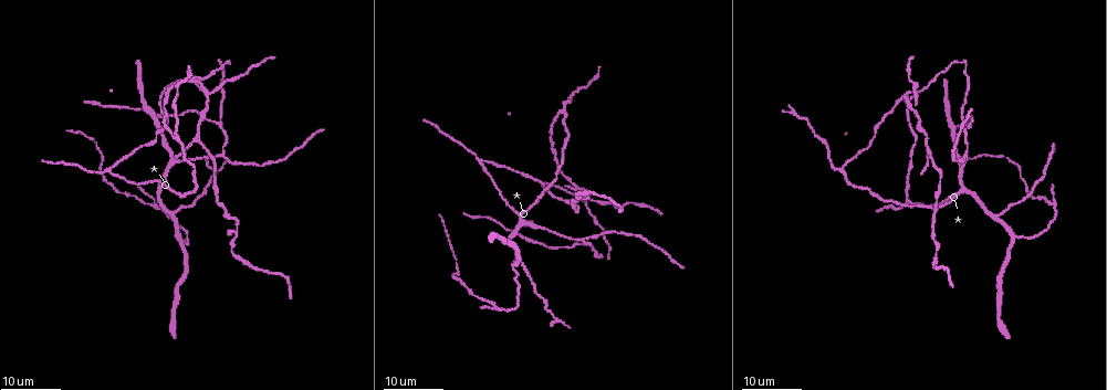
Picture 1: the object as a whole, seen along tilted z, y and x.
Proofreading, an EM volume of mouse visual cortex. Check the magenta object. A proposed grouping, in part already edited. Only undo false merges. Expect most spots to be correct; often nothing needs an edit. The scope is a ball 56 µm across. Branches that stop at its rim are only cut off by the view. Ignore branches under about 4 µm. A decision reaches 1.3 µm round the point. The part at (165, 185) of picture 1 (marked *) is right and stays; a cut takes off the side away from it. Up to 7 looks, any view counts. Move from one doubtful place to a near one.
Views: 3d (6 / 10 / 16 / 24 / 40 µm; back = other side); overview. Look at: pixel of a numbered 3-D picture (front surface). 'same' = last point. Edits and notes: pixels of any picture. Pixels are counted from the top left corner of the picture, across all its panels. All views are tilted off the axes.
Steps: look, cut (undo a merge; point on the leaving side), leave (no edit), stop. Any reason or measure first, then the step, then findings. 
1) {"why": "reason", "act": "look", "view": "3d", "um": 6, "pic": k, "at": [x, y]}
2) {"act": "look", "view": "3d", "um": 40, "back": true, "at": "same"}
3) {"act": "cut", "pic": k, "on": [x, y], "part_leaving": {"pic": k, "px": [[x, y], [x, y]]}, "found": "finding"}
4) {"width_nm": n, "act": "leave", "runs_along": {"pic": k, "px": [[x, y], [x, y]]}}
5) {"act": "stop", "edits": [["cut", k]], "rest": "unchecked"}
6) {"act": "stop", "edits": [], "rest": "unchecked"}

{"why": "a fork", "act": "look", "view": "3d", "um": 24, "pic": 1, "at": [199, 140]}

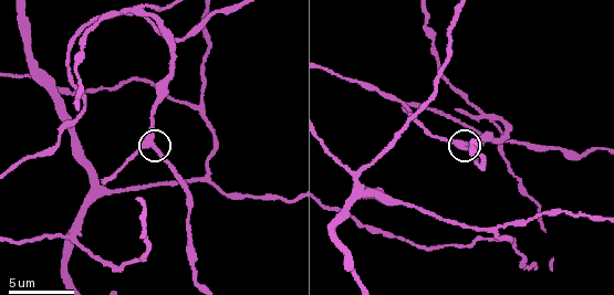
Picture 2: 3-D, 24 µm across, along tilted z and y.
{"act": "look", "view": "3d", "um": 10, "pic": 2, "at": [463, 147]}

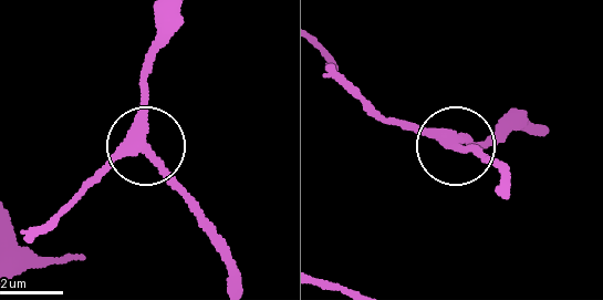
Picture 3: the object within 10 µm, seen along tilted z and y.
{"width_nm": 280, "act": "leave", "runs_along": {"pic": 3, "px": [[532, 128], [516, 124], [484, 143], [446, 146], [365, 111]]}, "found": "one cell here"}

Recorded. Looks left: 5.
{"why": "a fork", "act": "look", "view": "3d", "um": 16, "pic": 1, "at": [907, 197]}

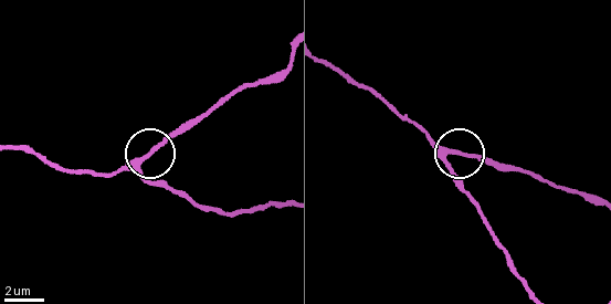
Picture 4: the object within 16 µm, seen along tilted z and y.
{"why": "zoom in", "act": "look", "view": "3d", "um": 6, "pic": 4, "at": [143, 158]}

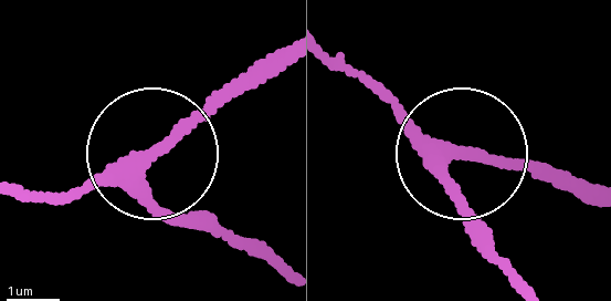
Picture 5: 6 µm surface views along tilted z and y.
{"act": "leave", "runs_along": {"pic": 5, "px": [[281, 272], [161, 210], [143, 154], [49, 199]]}, "found": "all the same cell"}

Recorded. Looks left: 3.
{"why": "three arms meet", "act": "look", "view": "3d", "um": 10, "pic": 2, "at": [495, 228]}

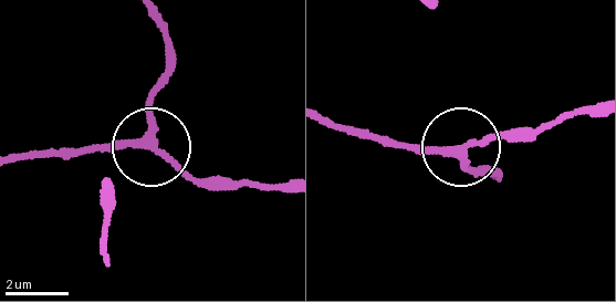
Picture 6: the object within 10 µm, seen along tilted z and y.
{"act": "leave", "runs_along": {"pic": 6, "px": [[330, 120], [409, 147], [514, 134]]}, "found": "all the same cell"}

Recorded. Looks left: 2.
{"act": "stop", "edits": [], "rest": "unchecked"}

